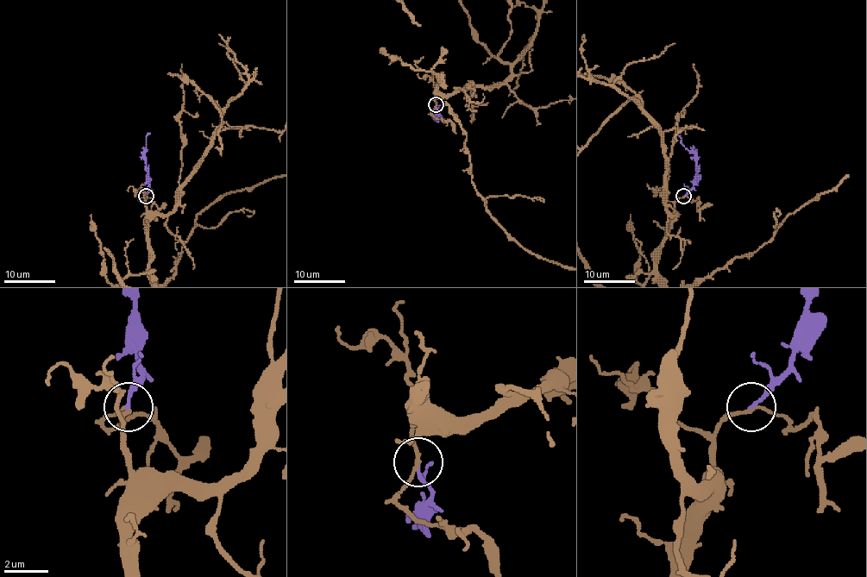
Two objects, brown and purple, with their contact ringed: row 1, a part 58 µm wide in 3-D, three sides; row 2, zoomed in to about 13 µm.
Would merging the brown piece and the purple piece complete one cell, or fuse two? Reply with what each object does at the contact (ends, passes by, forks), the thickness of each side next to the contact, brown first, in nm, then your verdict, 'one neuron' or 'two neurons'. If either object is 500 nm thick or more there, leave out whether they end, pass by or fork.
brown passes by; purple ends; calibres 140 and 160 nm; one neuron

